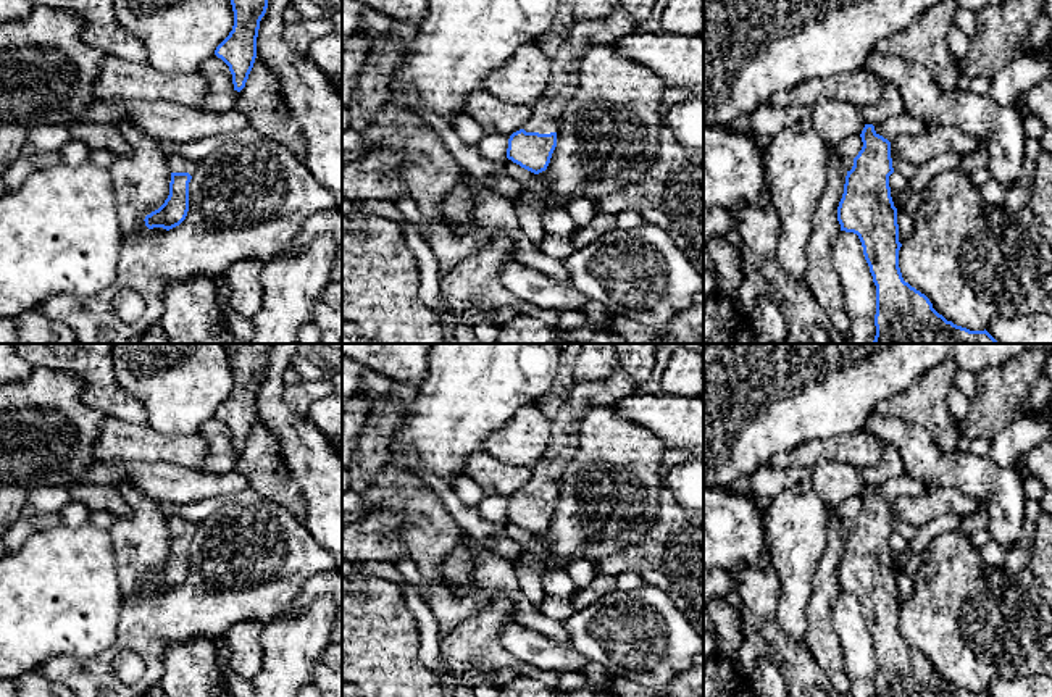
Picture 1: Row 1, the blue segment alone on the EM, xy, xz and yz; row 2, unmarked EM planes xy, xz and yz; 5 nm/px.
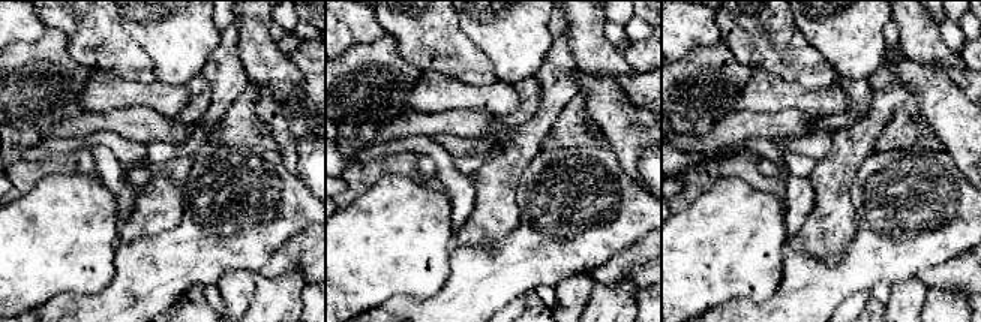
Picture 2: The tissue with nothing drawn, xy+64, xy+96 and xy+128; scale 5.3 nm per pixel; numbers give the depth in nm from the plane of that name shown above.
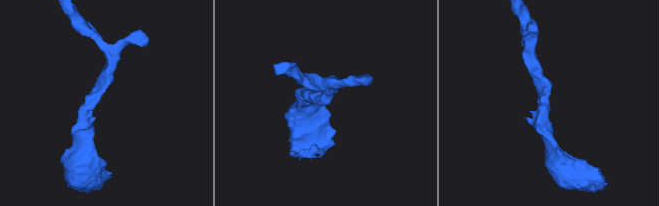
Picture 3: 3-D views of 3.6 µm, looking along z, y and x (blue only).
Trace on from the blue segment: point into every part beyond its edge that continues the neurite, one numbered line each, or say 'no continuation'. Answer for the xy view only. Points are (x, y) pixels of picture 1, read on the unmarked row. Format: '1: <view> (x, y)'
1: xy (178, 525)

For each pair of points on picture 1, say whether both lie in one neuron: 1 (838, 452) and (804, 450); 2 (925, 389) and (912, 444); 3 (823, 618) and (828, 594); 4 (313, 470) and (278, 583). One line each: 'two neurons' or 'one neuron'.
1: one neuron
2: two neurons
3: one neuron
4: two neurons

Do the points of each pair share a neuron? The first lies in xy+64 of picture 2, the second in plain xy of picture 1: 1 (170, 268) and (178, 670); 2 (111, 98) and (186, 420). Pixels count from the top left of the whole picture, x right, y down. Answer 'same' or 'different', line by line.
1: different
2: different

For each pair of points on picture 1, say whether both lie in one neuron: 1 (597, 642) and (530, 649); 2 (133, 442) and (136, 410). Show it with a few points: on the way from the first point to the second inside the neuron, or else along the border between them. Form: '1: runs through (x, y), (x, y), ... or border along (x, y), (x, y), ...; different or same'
1: border along (568, 641), (589, 662); different
2: border along (107, 415), (146, 426); different

